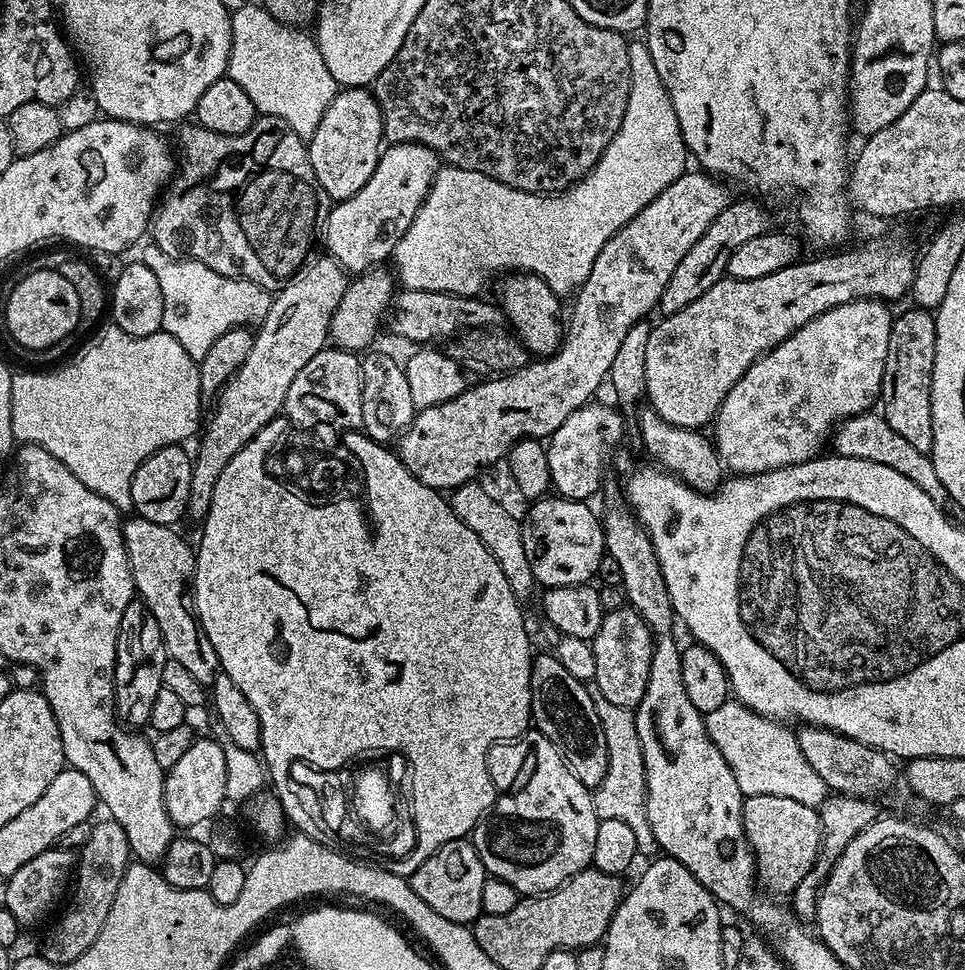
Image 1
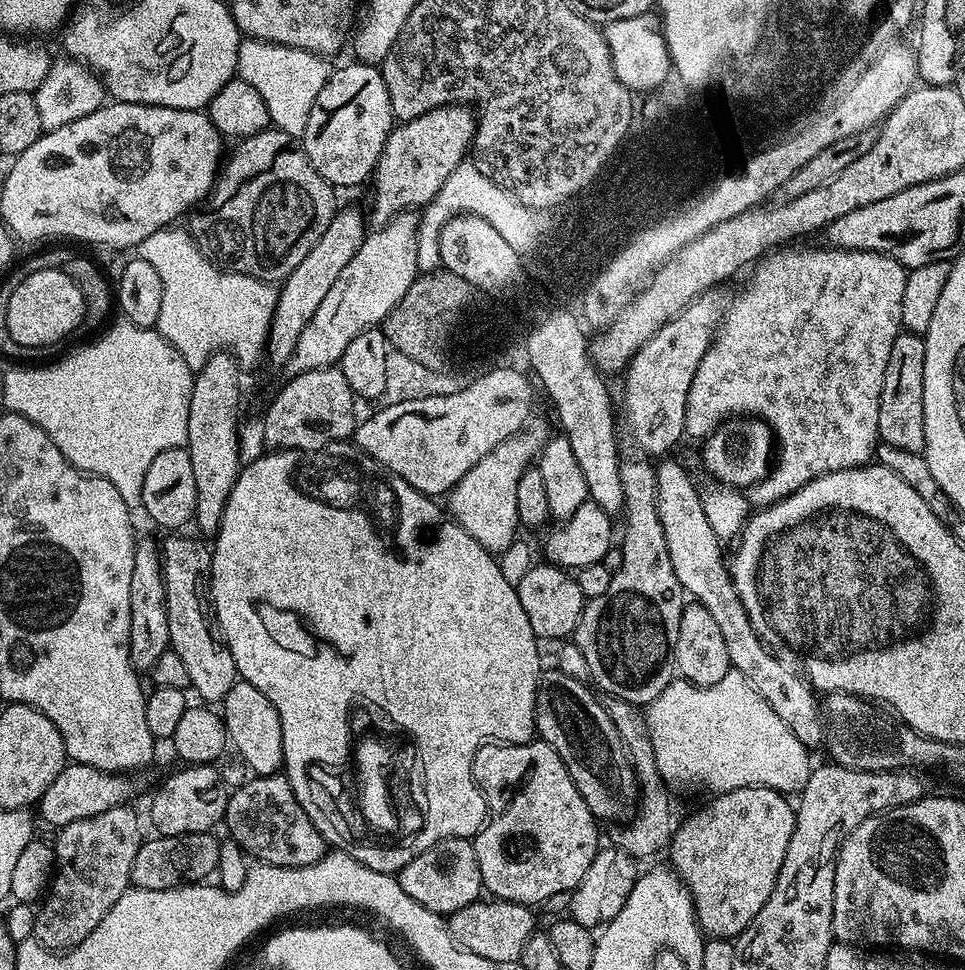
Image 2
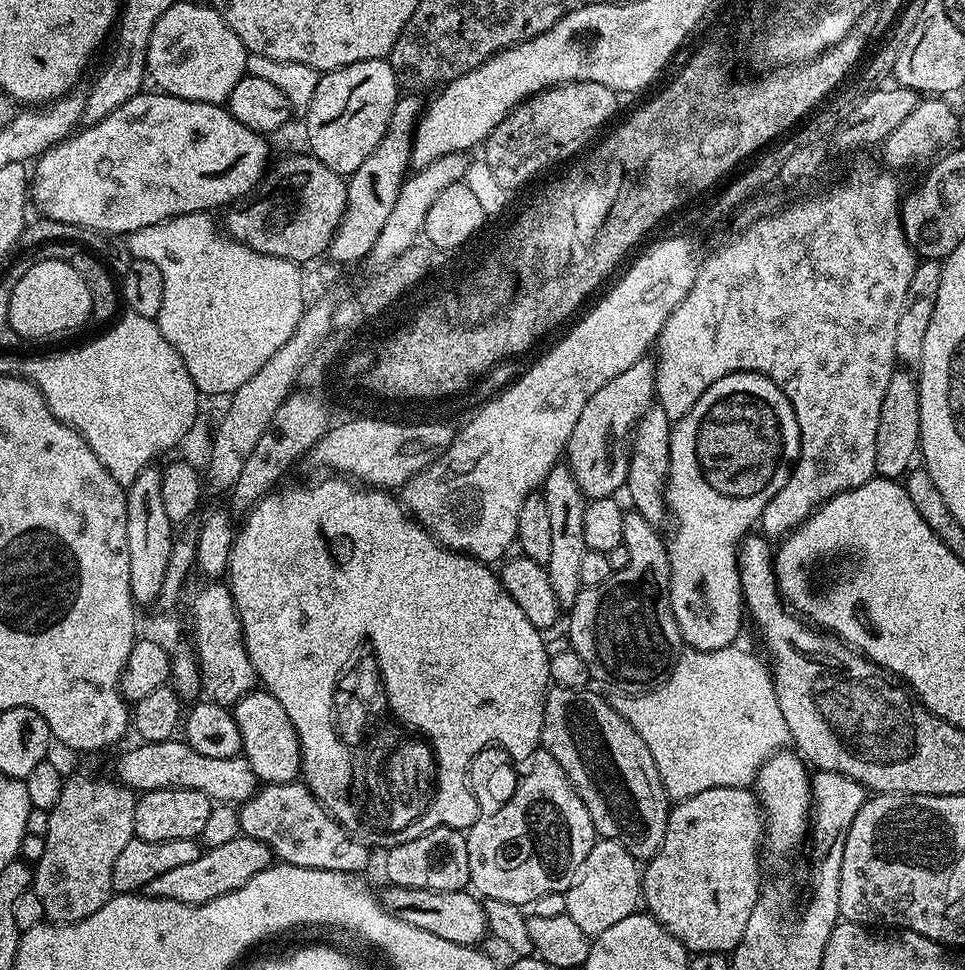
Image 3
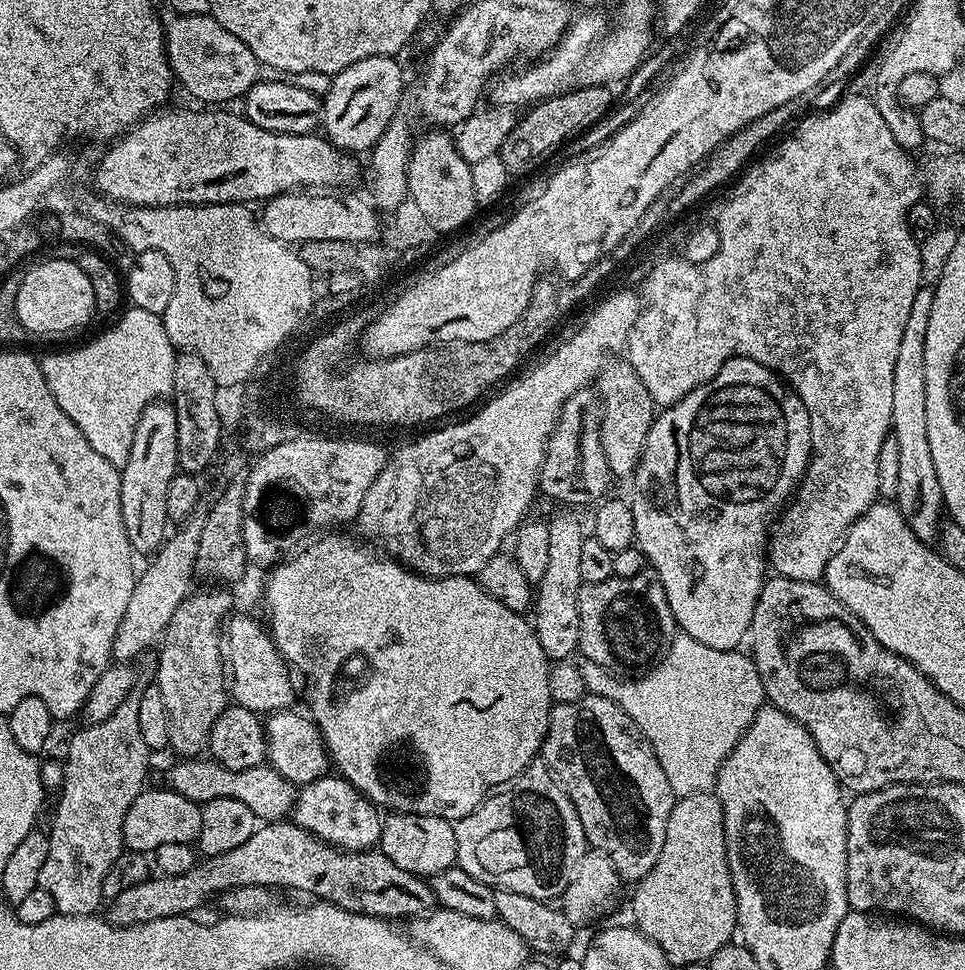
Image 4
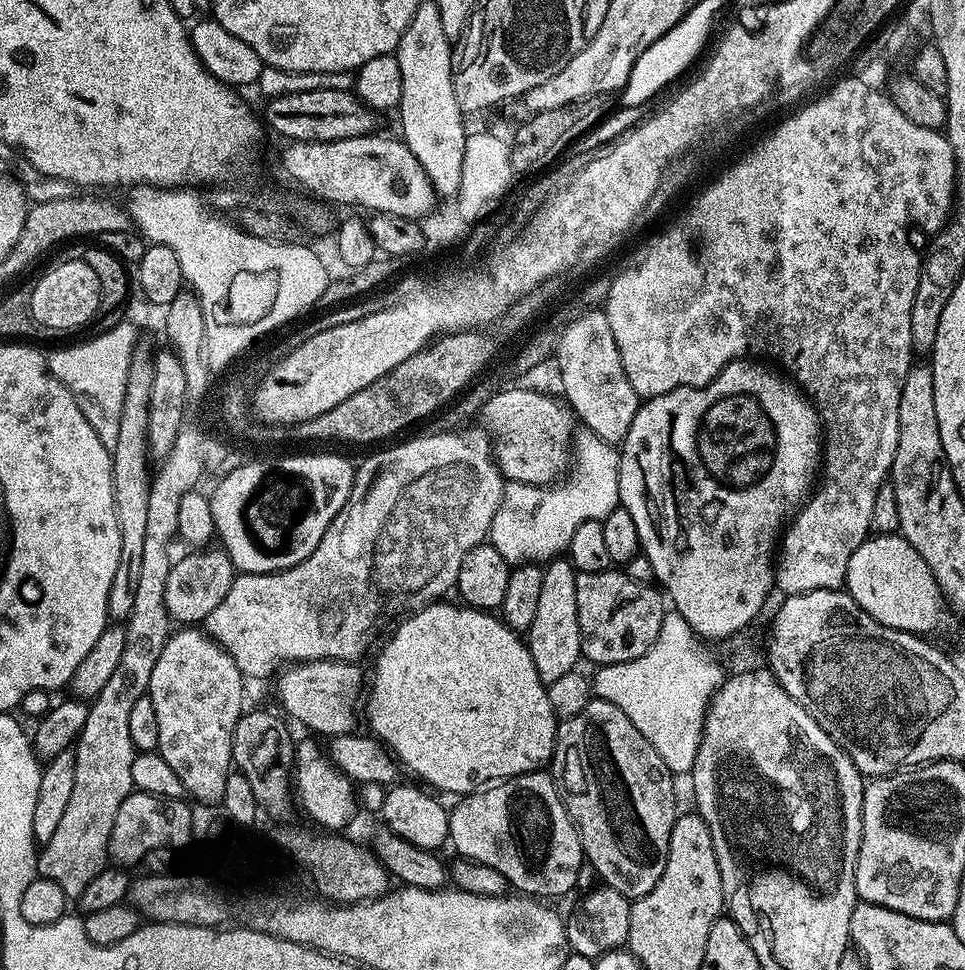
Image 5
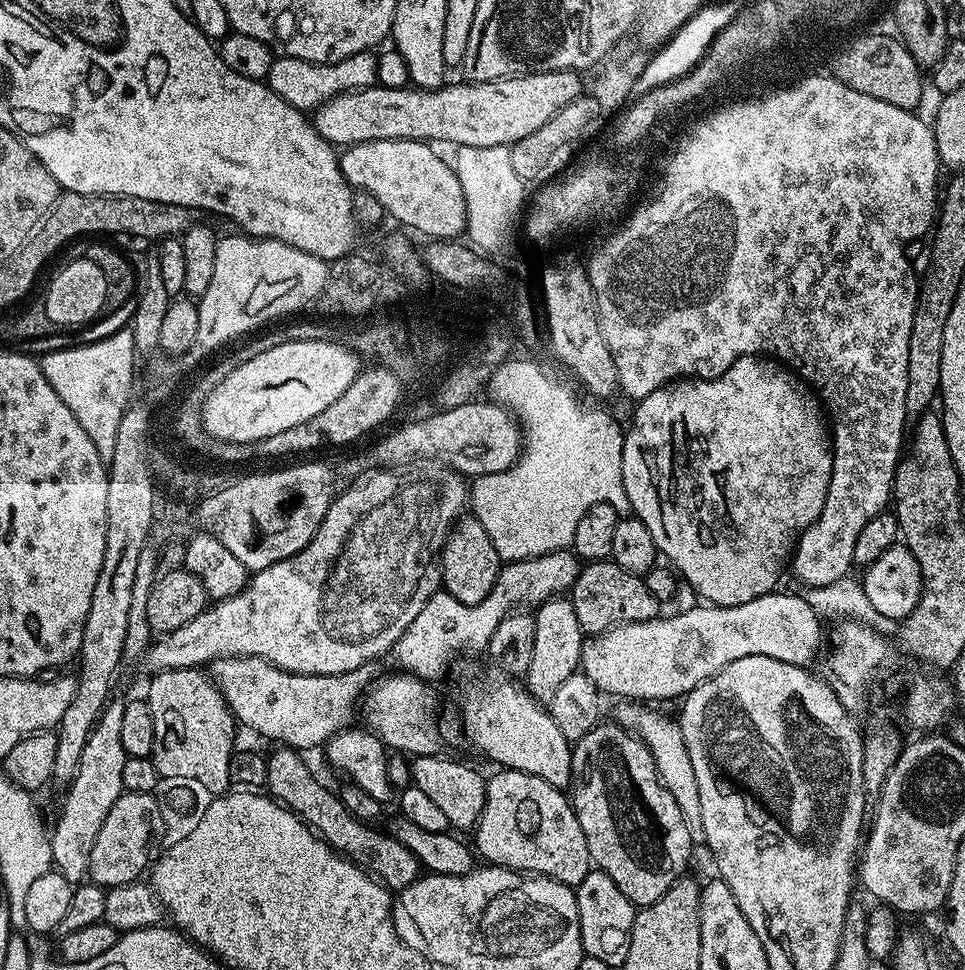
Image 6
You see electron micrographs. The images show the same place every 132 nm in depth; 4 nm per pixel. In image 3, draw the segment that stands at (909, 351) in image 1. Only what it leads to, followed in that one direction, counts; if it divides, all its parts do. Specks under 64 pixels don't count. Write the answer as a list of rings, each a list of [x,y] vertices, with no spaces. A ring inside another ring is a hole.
[[[893,371],[890,386],[886,386],[886,398],[882,398],[882,410],[878,414],[874,462],[876,476],[885,480],[899,481],[913,467],[912,459],[917,459],[920,451],[920,386],[917,377],[908,372],[911,371]]]

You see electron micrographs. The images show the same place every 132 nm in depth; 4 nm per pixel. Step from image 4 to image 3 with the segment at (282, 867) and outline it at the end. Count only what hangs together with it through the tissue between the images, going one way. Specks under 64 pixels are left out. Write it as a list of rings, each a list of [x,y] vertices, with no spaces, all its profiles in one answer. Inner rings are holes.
[[[239,834],[225,845],[201,851],[194,862],[186,862],[186,866],[177,866],[162,874],[162,878],[154,878],[154,882],[150,882],[142,892],[145,896],[153,896],[155,900],[205,904],[214,898],[222,898],[222,894],[230,894],[246,886],[246,882],[250,882],[254,874],[262,874],[262,870],[272,867],[273,863],[274,855],[267,845],[258,838]],[[395,886],[387,890],[389,891],[388,900],[386,899],[388,911],[397,913],[400,919],[410,922],[410,926],[418,926],[418,930],[430,930],[430,934],[438,934],[438,938],[446,938],[446,942],[454,942],[461,946],[479,945],[479,940],[489,935],[484,905],[471,891],[443,892]]]

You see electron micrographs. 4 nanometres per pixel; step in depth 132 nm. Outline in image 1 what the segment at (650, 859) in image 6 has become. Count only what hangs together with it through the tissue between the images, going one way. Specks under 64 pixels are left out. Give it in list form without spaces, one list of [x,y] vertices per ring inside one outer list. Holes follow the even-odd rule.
[[[554,654],[537,655],[532,661],[530,674],[530,690],[532,691],[531,723],[535,731],[541,732],[564,756],[570,766],[574,778],[593,790],[606,777],[607,746],[602,722],[598,720],[595,704],[585,688],[585,681],[574,678],[558,662]]]

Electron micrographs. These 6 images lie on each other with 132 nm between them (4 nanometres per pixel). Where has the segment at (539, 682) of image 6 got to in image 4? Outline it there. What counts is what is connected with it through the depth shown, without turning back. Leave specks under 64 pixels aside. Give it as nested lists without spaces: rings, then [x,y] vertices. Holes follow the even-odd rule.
[[[556,516],[553,520],[549,519],[547,525],[550,530],[550,558],[546,574],[542,574],[542,582],[534,592],[534,627],[542,650],[548,655],[549,661],[555,662],[569,659],[580,646],[578,597],[582,581],[578,565],[581,563],[586,528],[572,516]]]

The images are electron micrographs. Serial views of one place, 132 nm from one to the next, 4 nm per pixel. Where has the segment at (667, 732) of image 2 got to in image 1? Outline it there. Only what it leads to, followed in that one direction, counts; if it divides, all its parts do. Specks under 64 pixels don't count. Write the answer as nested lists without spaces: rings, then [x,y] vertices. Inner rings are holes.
[[[729,702],[718,706],[718,710],[707,713],[704,716],[704,725],[708,731],[708,737],[722,750],[722,758],[734,772],[734,778],[738,778],[740,793],[745,798],[757,796],[758,794],[774,794],[778,798],[794,798],[794,802],[802,802],[802,806],[810,806],[819,809],[829,795],[830,789],[824,785],[822,778],[814,774],[810,762],[802,755],[802,750],[796,741],[796,732],[784,727],[783,723],[777,722],[769,717],[760,716],[753,708],[748,708],[739,702]]]

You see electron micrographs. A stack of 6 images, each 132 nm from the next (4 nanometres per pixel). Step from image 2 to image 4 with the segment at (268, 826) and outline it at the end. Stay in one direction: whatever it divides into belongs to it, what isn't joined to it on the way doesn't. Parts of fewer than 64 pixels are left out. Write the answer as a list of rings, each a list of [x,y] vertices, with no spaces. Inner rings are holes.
[[[325,774],[303,785],[297,791],[292,820],[300,828],[314,833],[324,843],[348,852],[373,849],[380,841],[383,824],[377,805],[370,803],[350,781],[339,774]]]

